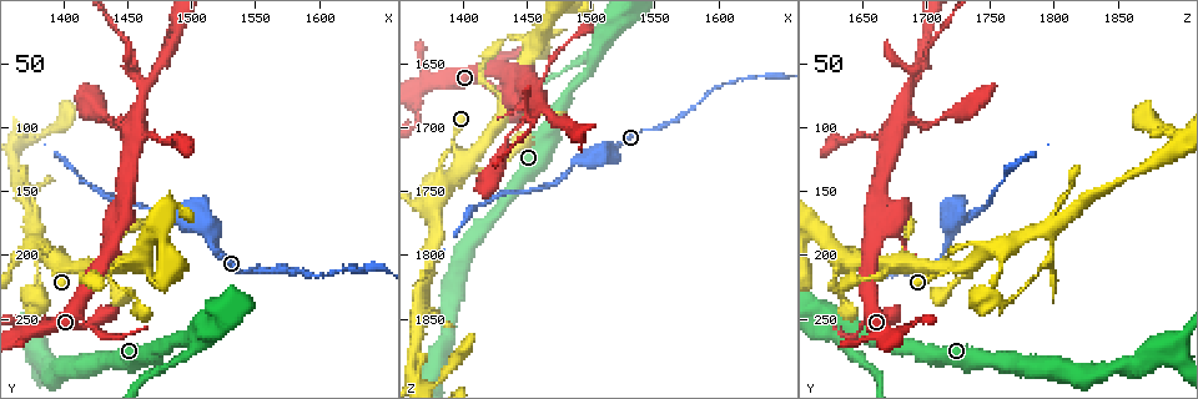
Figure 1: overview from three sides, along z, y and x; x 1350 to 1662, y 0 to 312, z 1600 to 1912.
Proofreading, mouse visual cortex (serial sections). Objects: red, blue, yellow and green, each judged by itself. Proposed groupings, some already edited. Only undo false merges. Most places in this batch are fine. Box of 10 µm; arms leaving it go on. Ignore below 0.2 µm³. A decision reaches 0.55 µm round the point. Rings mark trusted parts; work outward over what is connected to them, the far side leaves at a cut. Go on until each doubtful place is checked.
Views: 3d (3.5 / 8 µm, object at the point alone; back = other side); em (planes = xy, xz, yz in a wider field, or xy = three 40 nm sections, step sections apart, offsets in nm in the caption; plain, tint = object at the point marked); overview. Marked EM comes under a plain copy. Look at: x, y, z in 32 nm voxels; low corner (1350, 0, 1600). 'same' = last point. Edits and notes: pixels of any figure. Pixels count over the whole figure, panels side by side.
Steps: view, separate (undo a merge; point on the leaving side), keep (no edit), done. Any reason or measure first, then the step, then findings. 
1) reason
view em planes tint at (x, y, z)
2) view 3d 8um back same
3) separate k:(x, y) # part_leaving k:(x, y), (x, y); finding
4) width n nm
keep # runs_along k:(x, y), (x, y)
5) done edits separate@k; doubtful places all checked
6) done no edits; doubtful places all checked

a fork
view 3d 8um back at (1462, 70, 1686)

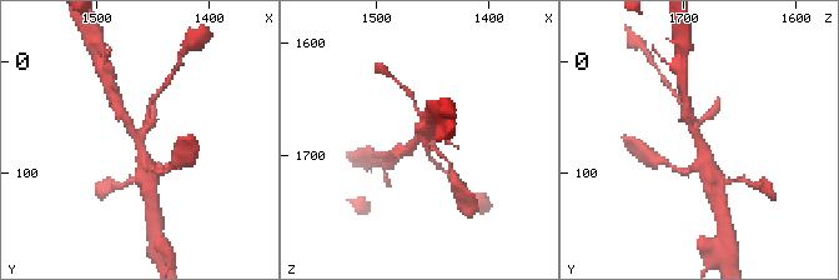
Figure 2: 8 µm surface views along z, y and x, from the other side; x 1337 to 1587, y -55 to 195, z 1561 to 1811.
arms 3; arm_widths 150, 200, 400 nm; shape alone is not enough
view em xy step 3 tint same

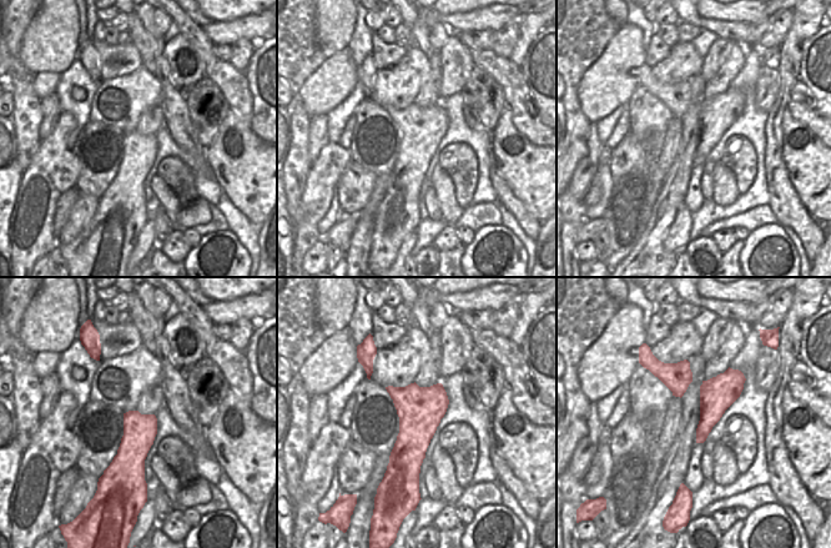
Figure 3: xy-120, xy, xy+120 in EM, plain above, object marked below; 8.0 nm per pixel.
keep # runs_along 2:(145, 173), (140, 139), (120, 113); all the same cell

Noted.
abrupt turn
view 3d 3.5um at (1508, 174, 1718)

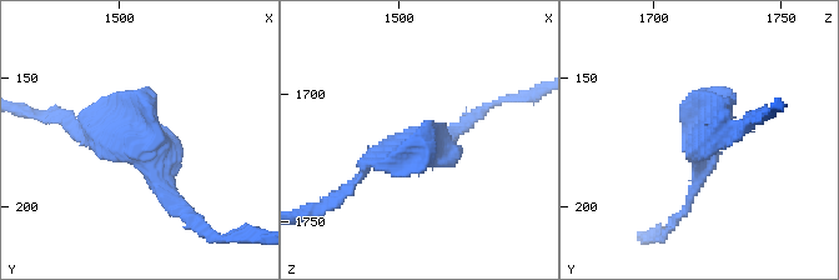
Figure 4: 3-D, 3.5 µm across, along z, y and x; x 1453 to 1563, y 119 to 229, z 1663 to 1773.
need the tissue
view em planes tint at (1508, 173, 1720)

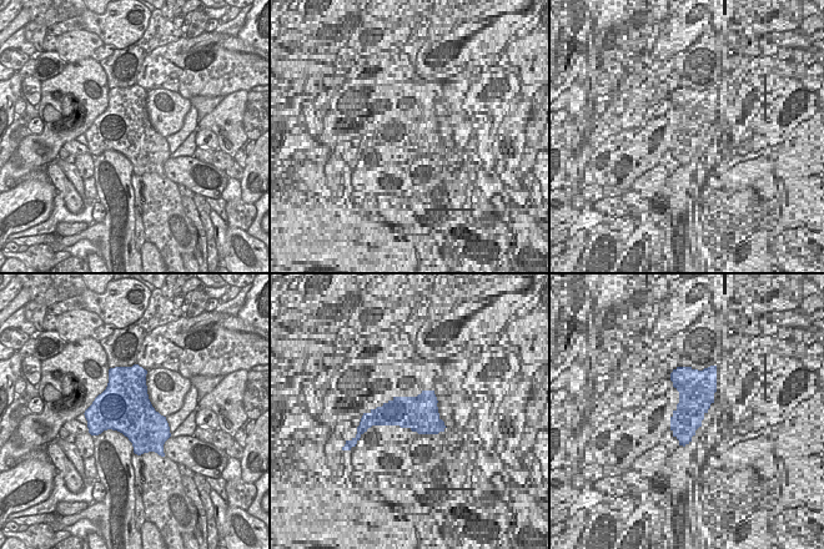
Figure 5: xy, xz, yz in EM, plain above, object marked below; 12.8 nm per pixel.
keep # runs_along 4:(175, 206), (140, 138), (75, 126); all the same cell

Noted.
sharp bend
view 3d 3.5um at (1374, 180, 1798)

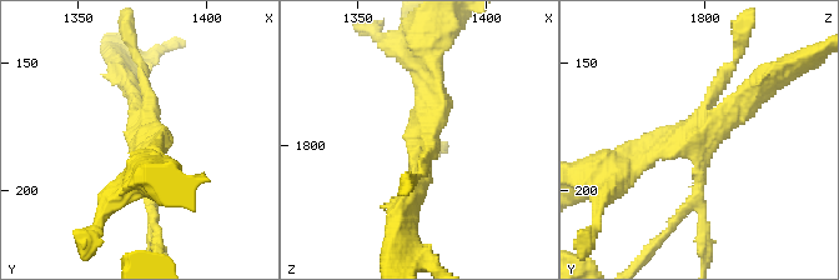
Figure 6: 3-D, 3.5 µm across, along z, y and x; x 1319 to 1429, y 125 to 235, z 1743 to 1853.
view em xy step 1 tint at (1374, 179, 1798)

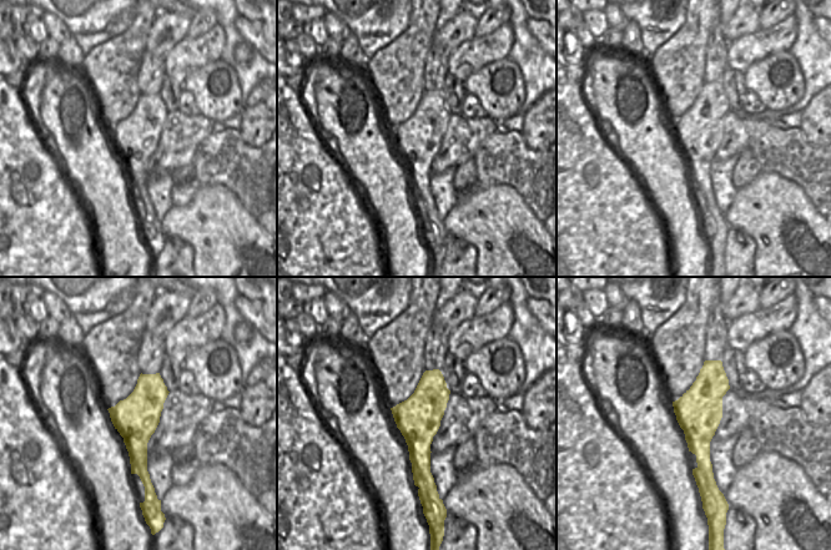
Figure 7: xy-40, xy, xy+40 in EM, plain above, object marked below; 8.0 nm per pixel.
keep # runs_along 6:(619, 160), (718, 126), (759, 88); all the same cell

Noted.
done no edits; doubtful places all checked

